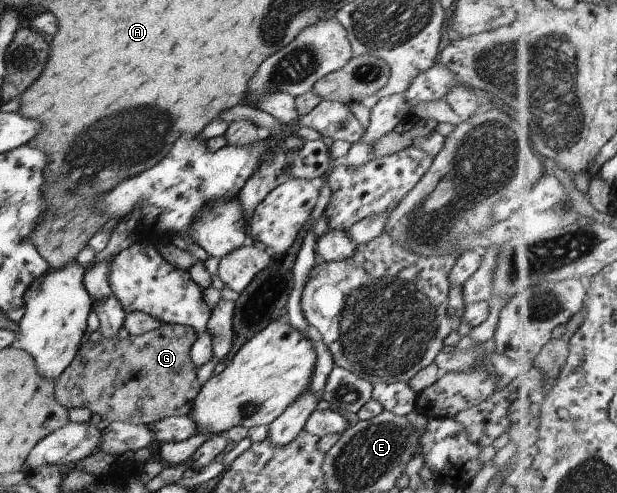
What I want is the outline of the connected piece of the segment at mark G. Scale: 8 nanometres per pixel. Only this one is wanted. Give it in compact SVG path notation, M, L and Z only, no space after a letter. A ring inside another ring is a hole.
M160 322L157 329L125 339L114 337L110 340L79 344L70 364L55 378L53 395L58 404L70 410L74 407L87 408L91 414L108 417L109 421L127 421L131 425L151 425L169 416L189 416L191 404L201 385L195 375L195 366L190 360L189 350L196 340L195 330L189 326Z

